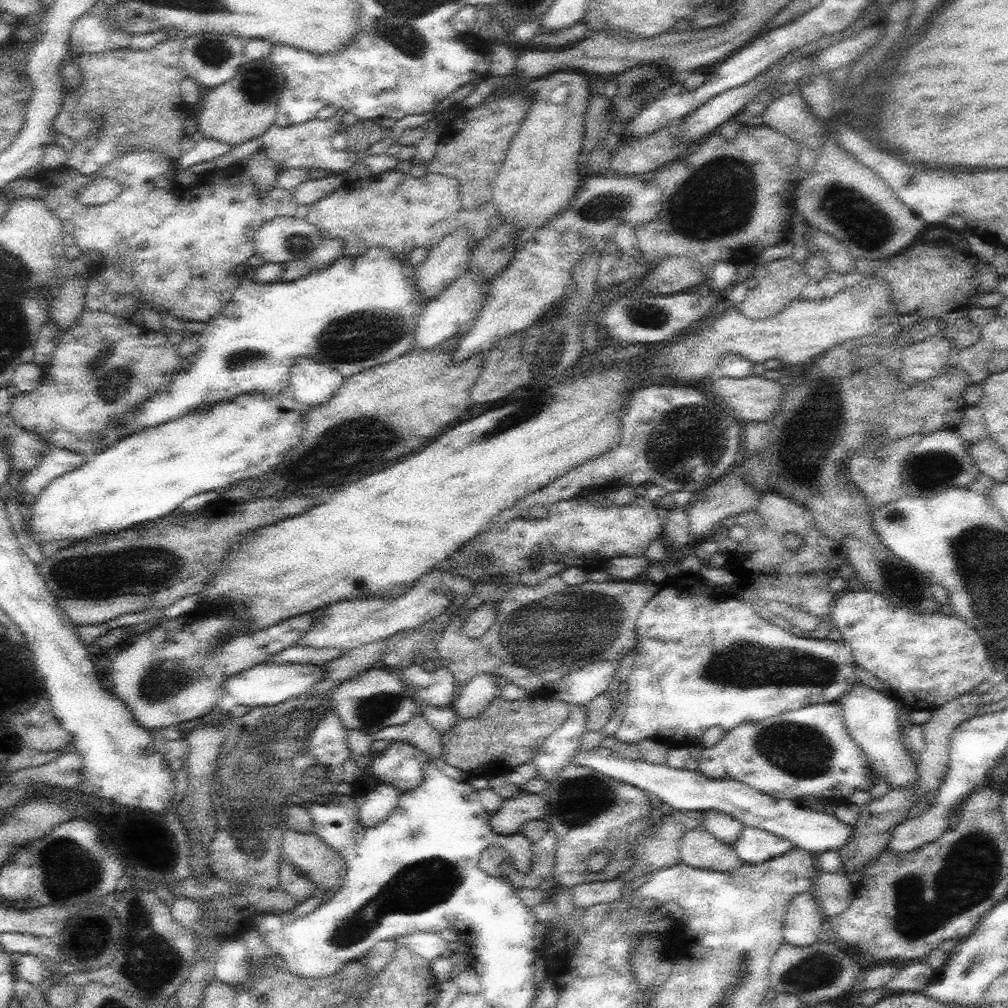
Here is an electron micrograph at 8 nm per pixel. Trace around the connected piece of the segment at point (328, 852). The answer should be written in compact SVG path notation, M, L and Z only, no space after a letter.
M286 829L283 841L280 844L280 860L290 862L292 866L298 867L318 889L330 892L332 895L342 888L346 873L347 863L342 854L333 850L324 842L323 838L315 831L304 834L301 831Z

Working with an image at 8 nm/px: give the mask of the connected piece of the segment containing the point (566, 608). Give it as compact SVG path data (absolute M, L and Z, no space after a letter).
M558 574L536 586L524 586L519 582L499 588L492 580L479 582L468 602L482 604L494 601L497 604L496 620L484 636L470 638L461 631L463 620L450 619L435 642L438 657L446 661L446 666L462 687L471 678L488 673L538 697L545 684L553 683L587 664L622 660L626 654L632 653L638 641L638 615L646 603L654 599L660 587L649 578L600 583L588 579L578 586L569 587Z

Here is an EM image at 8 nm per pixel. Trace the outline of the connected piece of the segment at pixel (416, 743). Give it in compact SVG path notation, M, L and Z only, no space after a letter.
M418 712L410 722L400 724L397 726L390 726L372 736L373 741L389 740L404 740L410 742L412 746L418 750L422 750L424 754L428 754L432 761L443 758L444 745L442 745L442 737L444 735L441 731L435 730L422 715Z

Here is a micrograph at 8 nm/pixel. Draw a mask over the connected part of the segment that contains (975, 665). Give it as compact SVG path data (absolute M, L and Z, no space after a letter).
M848 588L836 594L832 618L835 629L841 634L841 641L852 650L855 662L880 678L900 696L911 697L910 704L914 710L933 711L953 698L958 698L958 695L975 690L978 684L997 679L992 657L982 637L972 623L967 623L958 615L946 616L941 611L938 614L924 614L910 610L909 607L894 606L884 592Z

